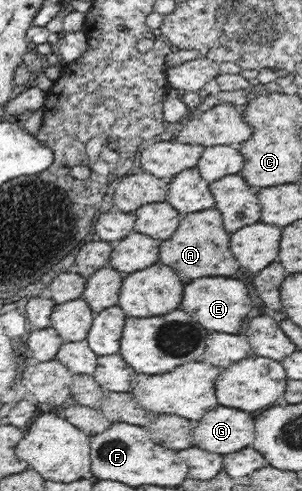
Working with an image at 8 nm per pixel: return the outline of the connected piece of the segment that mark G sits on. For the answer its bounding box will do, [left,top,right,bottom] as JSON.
[193,405,254,455]

